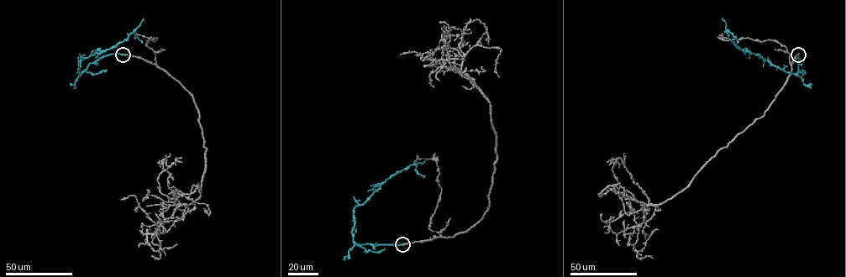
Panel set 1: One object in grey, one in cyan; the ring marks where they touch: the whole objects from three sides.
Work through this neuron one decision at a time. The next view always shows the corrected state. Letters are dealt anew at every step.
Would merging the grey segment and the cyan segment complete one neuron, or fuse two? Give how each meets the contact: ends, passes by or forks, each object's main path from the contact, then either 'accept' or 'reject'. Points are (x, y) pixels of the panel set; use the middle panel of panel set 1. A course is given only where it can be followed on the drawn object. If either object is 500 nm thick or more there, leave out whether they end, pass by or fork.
grey via (402, 244), (464, 232), (489, 206), (490, 103), (465, 75), (436, 63), (444, 60), (430, 74), (434, 86) | cyan via (402, 244), (357, 244), (352, 232), (354, 210), (386, 180), (412, 164), (416, 164), (416, 170), (425, 176) | accept

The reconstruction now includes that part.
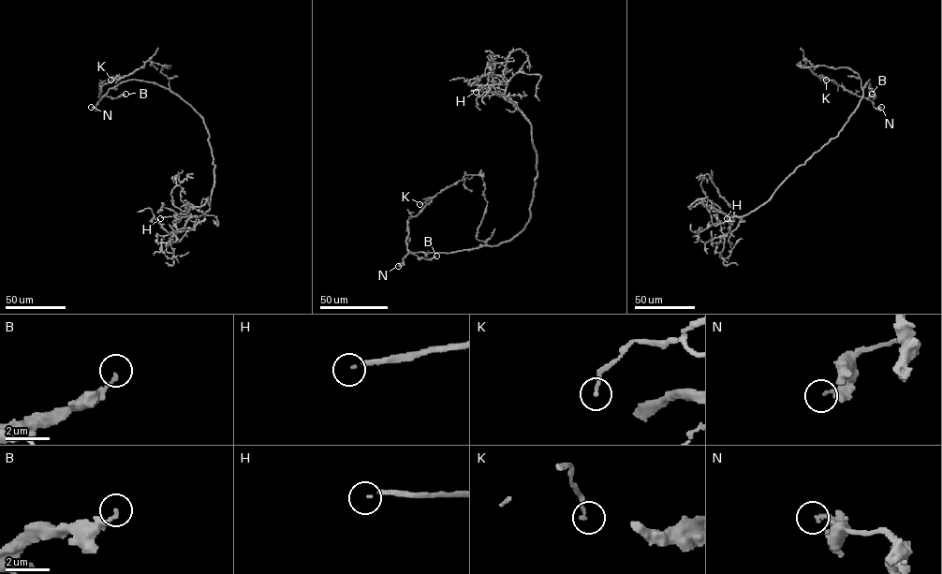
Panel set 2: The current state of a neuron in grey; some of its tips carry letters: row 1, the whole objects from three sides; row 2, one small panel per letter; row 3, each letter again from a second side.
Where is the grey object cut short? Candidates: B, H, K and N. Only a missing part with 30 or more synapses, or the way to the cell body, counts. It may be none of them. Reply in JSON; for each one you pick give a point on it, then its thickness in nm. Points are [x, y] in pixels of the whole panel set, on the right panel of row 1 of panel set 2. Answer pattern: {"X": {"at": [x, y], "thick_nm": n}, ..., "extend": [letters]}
{"H": {"at": [727, 218], "thick_nm": 130}, "extend": ["H"]}

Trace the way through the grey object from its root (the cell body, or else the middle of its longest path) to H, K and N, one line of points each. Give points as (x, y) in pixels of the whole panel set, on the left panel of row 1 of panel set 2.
H: (205, 125), (214, 165), (210, 209), (199, 216), (160, 218)
K: (205, 125), (189, 105), (151, 82), (122, 81), (100, 98), (100, 86), (121, 78), (110, 80)
N: (205, 125), (203, 119), (179, 96), (156, 83), (143, 80), (122, 81), (109, 90), (95, 109), (91, 107)

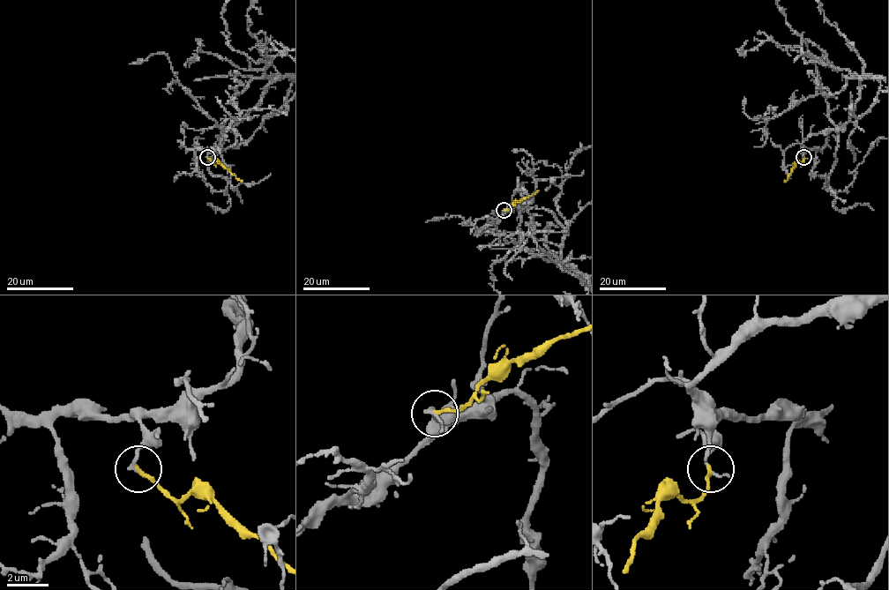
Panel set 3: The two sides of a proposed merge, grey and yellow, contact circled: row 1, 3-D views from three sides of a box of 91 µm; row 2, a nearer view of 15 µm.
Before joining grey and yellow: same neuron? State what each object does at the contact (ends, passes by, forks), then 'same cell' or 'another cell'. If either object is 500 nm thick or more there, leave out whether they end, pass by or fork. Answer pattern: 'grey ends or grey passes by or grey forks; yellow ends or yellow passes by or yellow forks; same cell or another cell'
grey ends; yellow ends; another cell

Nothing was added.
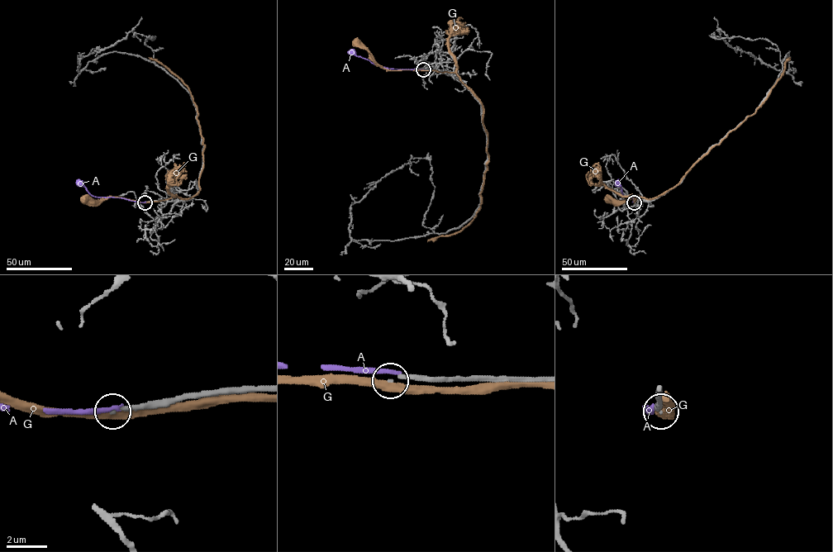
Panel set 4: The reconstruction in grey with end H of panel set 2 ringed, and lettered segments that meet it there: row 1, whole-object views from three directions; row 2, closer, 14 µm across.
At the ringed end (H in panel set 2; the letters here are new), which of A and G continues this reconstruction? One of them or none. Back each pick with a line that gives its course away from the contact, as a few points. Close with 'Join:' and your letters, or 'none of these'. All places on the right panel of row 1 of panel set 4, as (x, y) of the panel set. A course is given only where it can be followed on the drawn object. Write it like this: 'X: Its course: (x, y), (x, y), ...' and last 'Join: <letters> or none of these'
Join: none of these

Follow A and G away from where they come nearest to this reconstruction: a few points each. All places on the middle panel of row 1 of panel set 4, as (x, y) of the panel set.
A: (424, 69), (388, 68), (375, 64), (352, 52)
G: (423, 70), (383, 68), (364, 45), (356, 42)

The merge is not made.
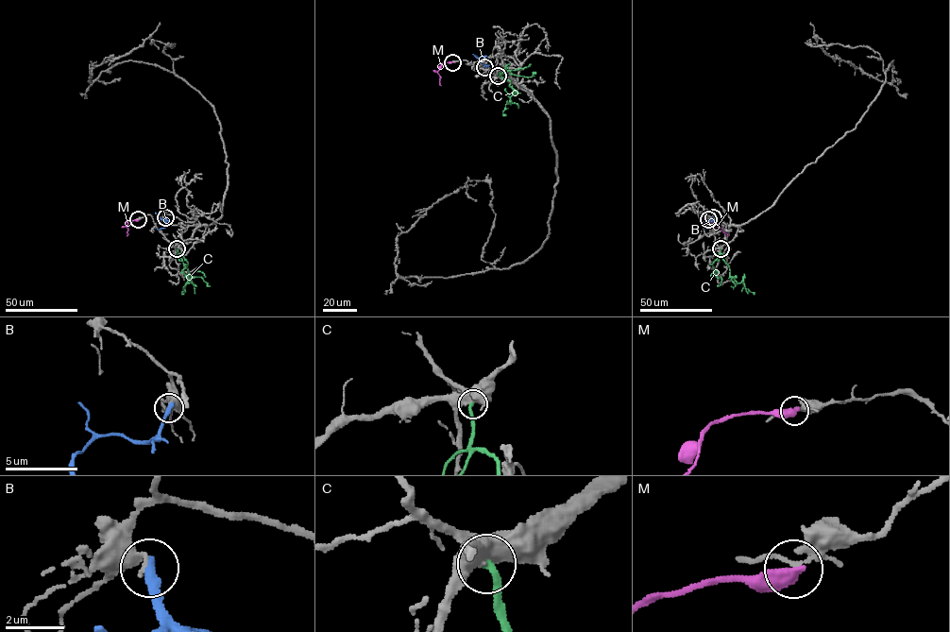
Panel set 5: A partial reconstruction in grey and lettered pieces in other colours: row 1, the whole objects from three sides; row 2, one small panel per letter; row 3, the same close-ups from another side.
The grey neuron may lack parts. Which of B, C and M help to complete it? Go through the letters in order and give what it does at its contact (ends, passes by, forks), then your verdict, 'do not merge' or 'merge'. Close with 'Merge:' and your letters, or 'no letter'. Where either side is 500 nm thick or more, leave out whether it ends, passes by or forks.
B: it ends there; do not merge
C: it ends there; do not merge
M: do not merge
Merge: no letter

